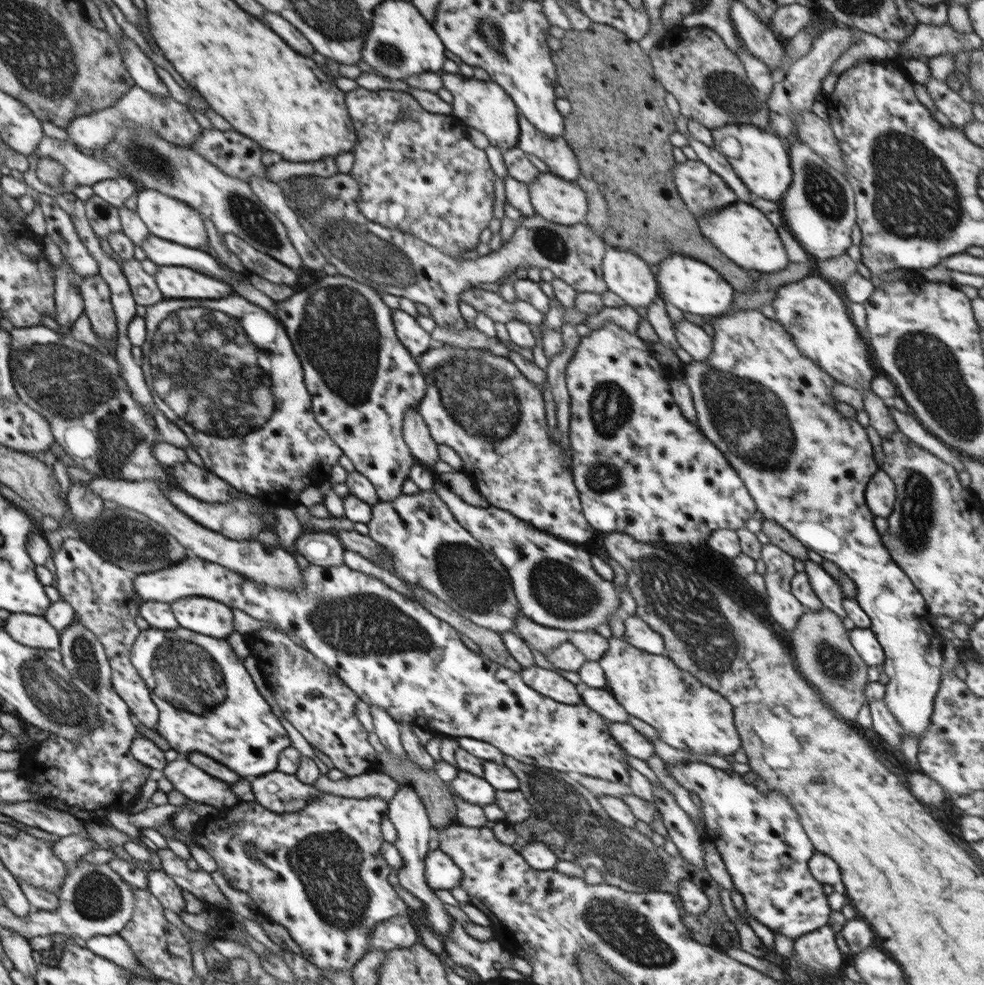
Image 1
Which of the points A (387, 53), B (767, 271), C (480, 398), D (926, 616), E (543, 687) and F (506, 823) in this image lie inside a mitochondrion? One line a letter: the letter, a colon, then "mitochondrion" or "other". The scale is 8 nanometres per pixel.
A: mitochondrion
B: other
C: mitochondrion
D: other
E: other
F: other

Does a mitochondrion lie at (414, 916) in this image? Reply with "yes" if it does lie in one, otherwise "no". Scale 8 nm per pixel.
no

